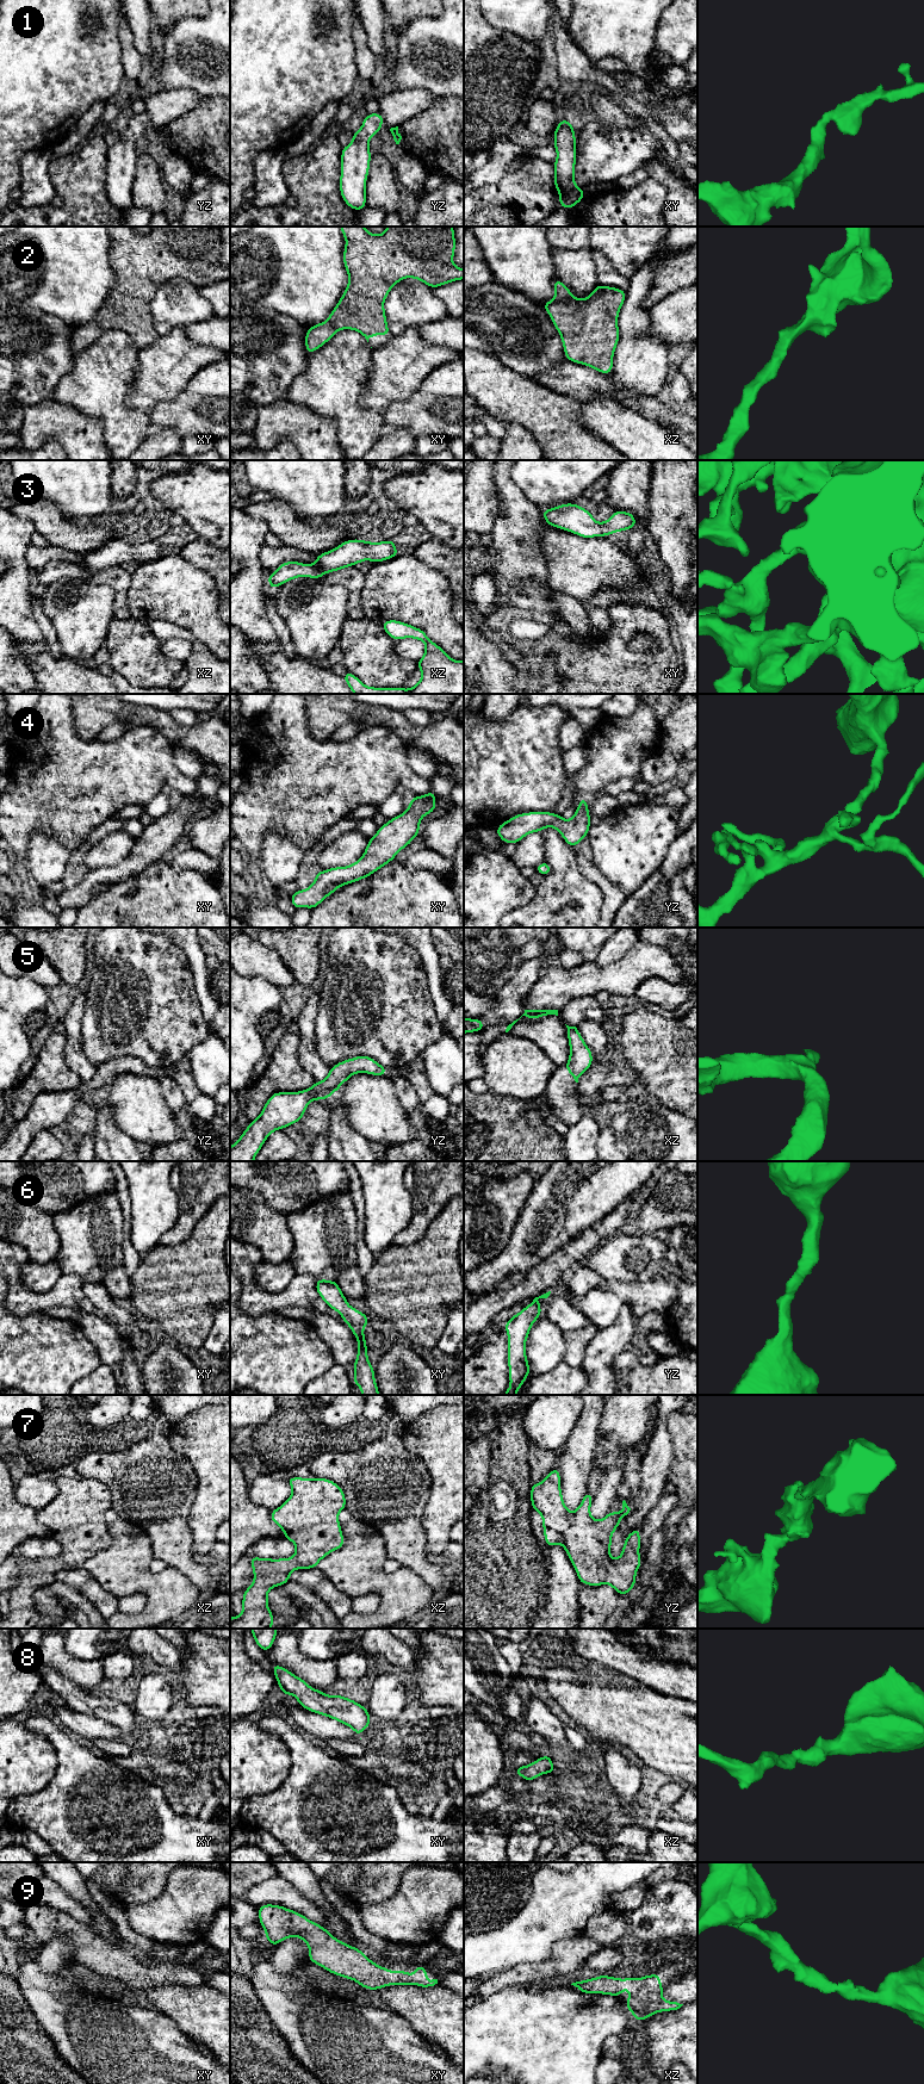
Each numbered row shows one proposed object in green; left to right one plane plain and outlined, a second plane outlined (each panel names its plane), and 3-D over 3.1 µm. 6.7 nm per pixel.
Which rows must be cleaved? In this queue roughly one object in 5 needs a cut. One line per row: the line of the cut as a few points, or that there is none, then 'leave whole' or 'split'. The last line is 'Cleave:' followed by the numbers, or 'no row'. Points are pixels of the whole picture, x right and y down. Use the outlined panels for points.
1: no cut; leave whole
2: no cut; leave whole
3: no cut; leave whole
4: no cut; leave whole
5: no cut; leave whole
6: no cut; leave whole
7: no cut; leave whole
8: no cut; leave whole
9: no cut; leave whole
Cleave: no row

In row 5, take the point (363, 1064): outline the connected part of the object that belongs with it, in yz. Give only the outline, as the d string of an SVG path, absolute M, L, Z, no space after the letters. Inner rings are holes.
M360 1055L337 1062L329 1069L323 1081L315 1081L308 1090L273 1093L261 1114L248 1124L240 1139L230 1147L230 1161L254 1161L267 1137L278 1129L299 1122L310 1102L328 1099L353 1074L386 1077L386 1068L372 1057Z

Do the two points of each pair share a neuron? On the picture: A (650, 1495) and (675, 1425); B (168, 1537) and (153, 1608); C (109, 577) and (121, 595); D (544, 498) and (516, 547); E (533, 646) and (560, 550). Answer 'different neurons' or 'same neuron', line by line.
A: different neurons
B: different neurons
C: same neuron
D: different neurons
E: different neurons

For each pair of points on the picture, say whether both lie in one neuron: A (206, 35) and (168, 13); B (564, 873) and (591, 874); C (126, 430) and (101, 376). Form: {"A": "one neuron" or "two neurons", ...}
{"A": "two neurons", "B": "two neurons", "C": "one neuron"}

